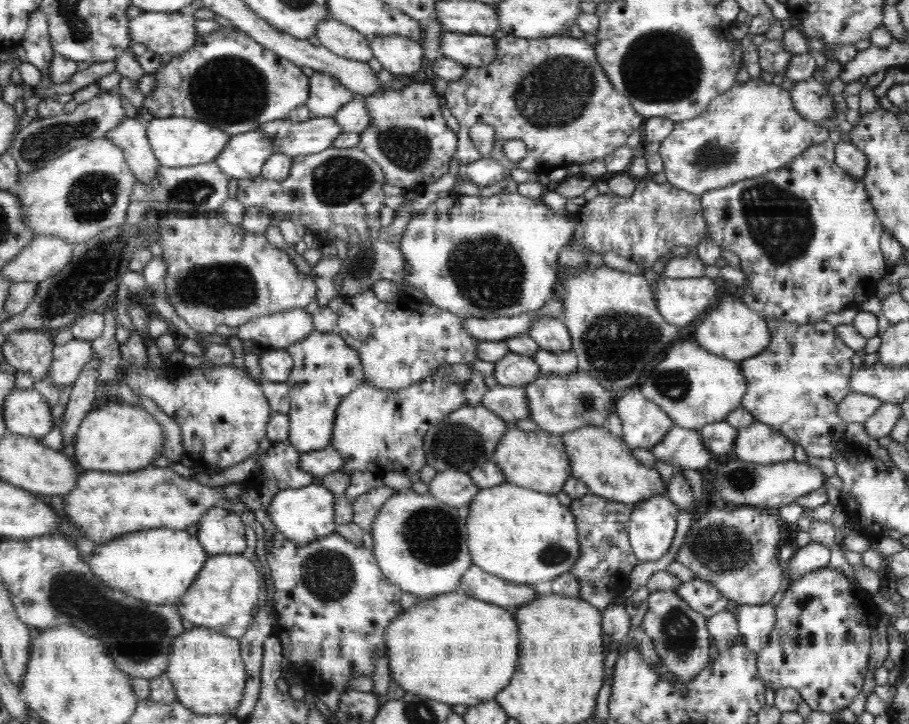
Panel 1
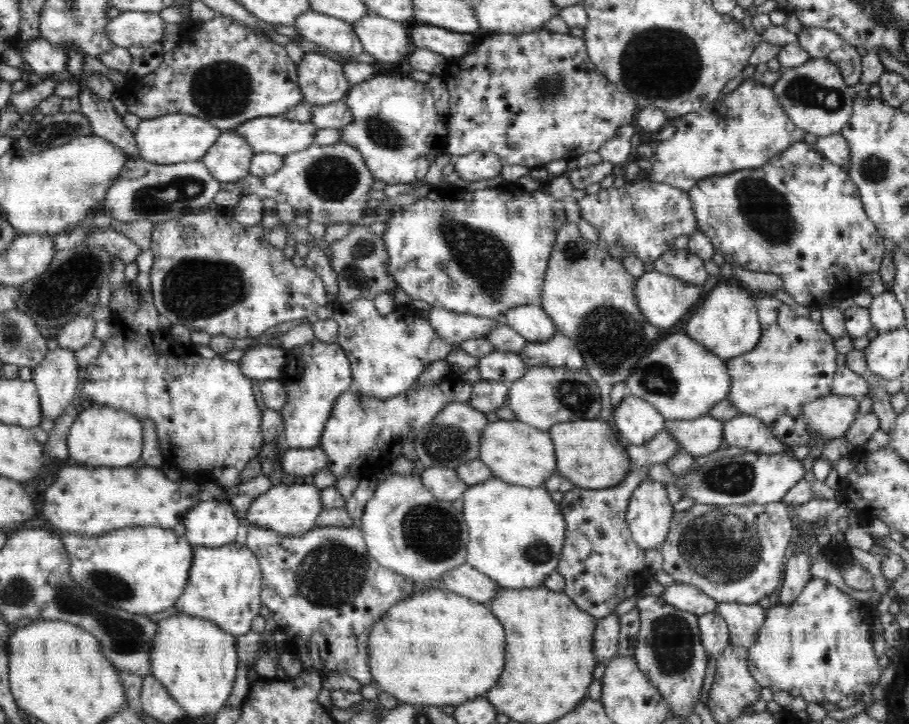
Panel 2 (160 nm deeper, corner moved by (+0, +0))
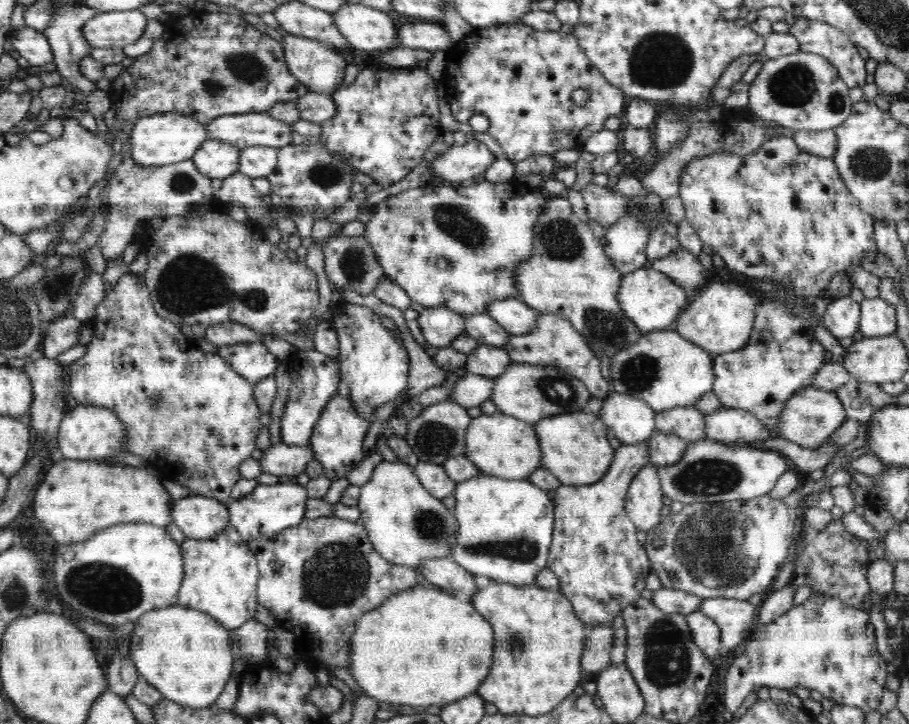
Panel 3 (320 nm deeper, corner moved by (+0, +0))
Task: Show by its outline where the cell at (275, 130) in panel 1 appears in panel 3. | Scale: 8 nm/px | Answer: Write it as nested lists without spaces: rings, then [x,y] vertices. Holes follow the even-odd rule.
[[[267,112],[264,113],[248,113],[246,115],[224,115],[209,120],[206,124],[207,138],[212,140],[220,140],[222,142],[232,143],[240,149],[246,147],[272,147],[282,148],[291,142],[292,127],[284,121],[272,118]]]

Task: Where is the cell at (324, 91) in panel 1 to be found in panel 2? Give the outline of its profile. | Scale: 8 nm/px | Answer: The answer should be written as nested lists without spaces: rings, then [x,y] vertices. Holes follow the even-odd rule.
[[[318,52],[304,54],[297,65],[299,87],[304,102],[312,105],[335,103],[346,98],[352,86],[344,77],[343,64]]]

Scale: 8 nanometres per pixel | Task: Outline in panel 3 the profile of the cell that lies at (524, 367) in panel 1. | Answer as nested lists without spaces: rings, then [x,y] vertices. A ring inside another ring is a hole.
[[[480,344],[471,353],[465,354],[466,372],[494,378],[503,373],[513,361],[502,347]]]

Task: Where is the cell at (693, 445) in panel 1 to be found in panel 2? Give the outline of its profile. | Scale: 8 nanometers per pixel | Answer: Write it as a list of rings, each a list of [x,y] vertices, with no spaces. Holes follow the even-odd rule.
[[[665,429],[658,432],[647,444],[634,446],[624,442],[626,452],[630,454],[630,474],[619,485],[610,488],[585,489],[574,487],[563,493],[559,503],[566,521],[566,534],[562,556],[557,571],[564,577],[566,593],[572,602],[597,620],[614,613],[618,604],[640,592],[636,574],[642,574],[647,567],[644,561],[645,550],[638,547],[632,539],[627,523],[627,508],[632,493],[646,480],[650,468],[672,460],[680,454],[683,446],[670,437]]]

